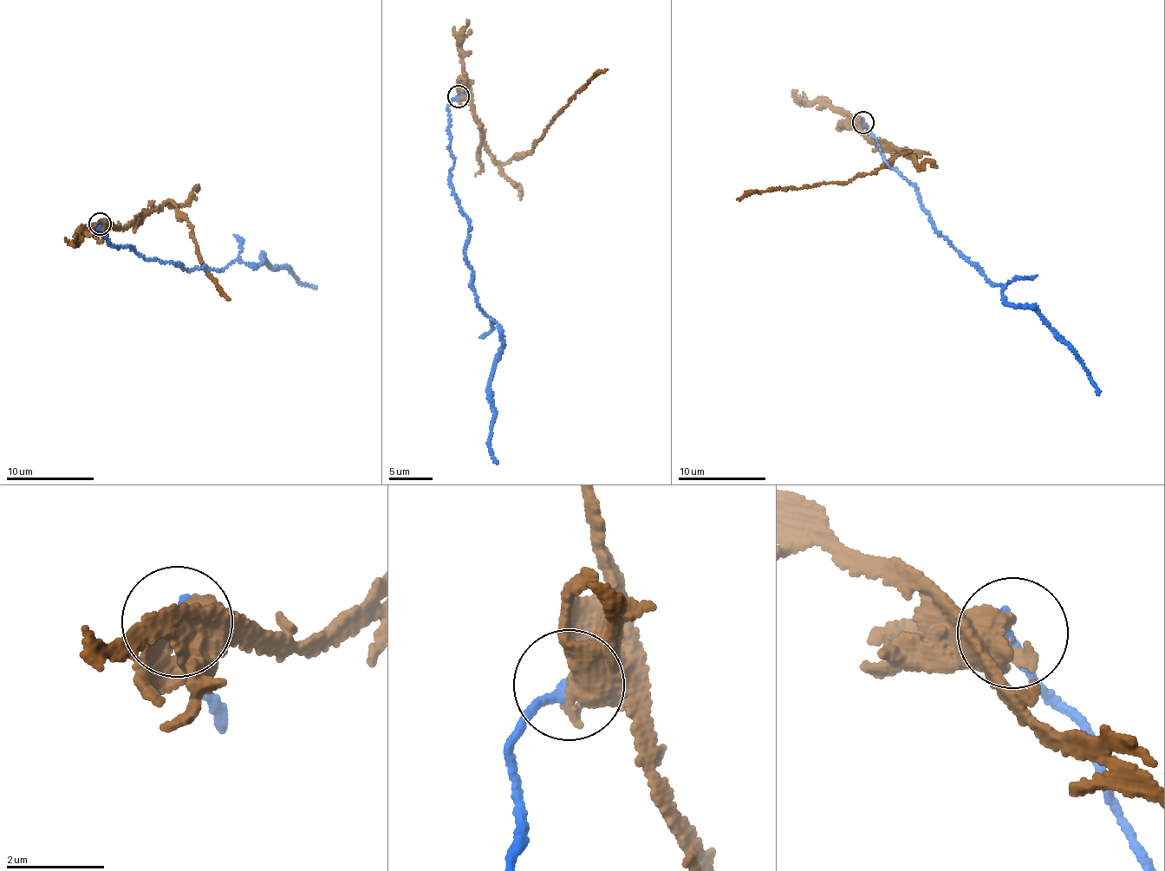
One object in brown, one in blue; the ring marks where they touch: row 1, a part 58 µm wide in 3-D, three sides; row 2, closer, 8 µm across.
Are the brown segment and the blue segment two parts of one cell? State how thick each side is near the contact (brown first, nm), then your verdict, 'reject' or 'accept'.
calibres 550 and 200 nm; reject

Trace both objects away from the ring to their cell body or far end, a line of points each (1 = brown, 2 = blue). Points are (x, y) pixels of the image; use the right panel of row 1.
1: (862, 122), (859, 129), (863, 133), (907, 152), (846, 182), (780, 188), (737, 199)
2: (862, 122), (937, 233), (978, 263), (1007, 302), (1034, 310), (1070, 344), (1098, 395)

